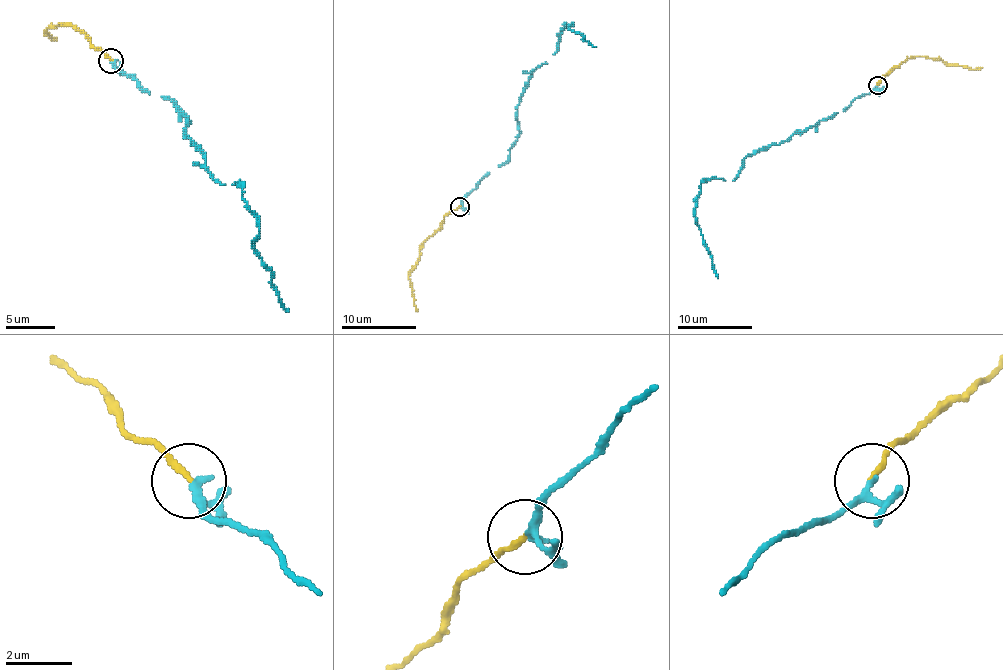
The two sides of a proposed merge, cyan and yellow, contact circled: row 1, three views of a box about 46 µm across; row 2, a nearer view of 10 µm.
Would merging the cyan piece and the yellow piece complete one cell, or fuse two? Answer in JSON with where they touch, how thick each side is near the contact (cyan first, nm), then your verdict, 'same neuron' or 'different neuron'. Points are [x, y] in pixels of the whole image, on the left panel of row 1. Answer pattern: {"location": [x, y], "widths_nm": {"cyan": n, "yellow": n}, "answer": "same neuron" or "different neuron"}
{"location": [111, 60], "widths_nm": {"cyan": 190, "yellow": 160}, "answer": "same neuron"}

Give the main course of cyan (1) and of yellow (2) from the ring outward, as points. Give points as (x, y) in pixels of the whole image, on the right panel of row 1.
1: (877, 84), (830, 118), (759, 148), (744, 159), (732, 180), (706, 178), (701, 184), (695, 220), (717, 278)
2: (877, 84), (888, 71), (914, 56), (939, 58), (948, 64), (976, 69), (982, 68)

